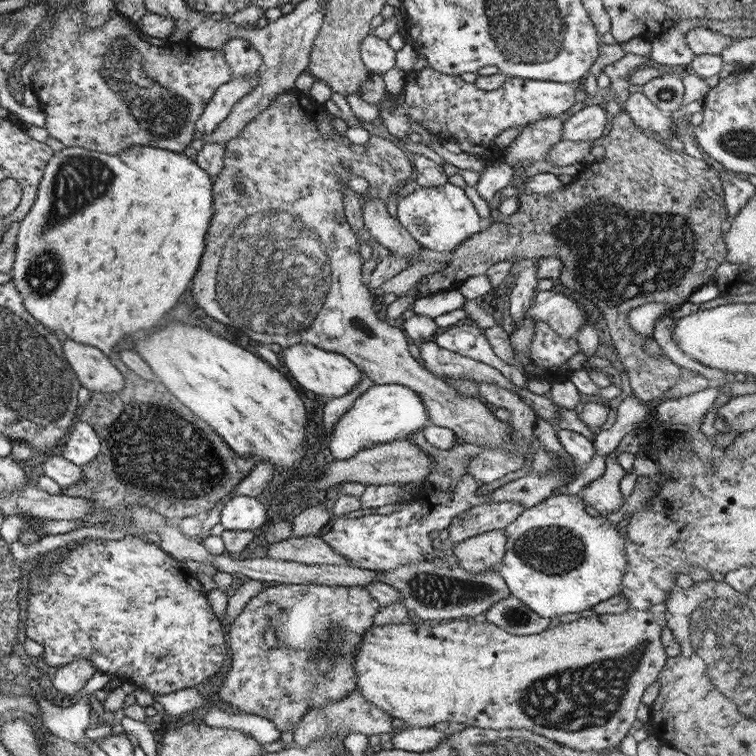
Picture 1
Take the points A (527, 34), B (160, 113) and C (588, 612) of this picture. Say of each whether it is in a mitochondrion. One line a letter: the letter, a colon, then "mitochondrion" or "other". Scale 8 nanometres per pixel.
A: mitochondrion
B: mitochondrion
C: other

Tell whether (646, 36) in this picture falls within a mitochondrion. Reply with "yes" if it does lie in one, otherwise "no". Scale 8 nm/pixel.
no

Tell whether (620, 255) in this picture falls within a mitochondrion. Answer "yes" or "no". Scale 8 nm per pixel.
yes

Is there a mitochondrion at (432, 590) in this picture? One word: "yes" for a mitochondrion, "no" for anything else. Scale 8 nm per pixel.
yes

